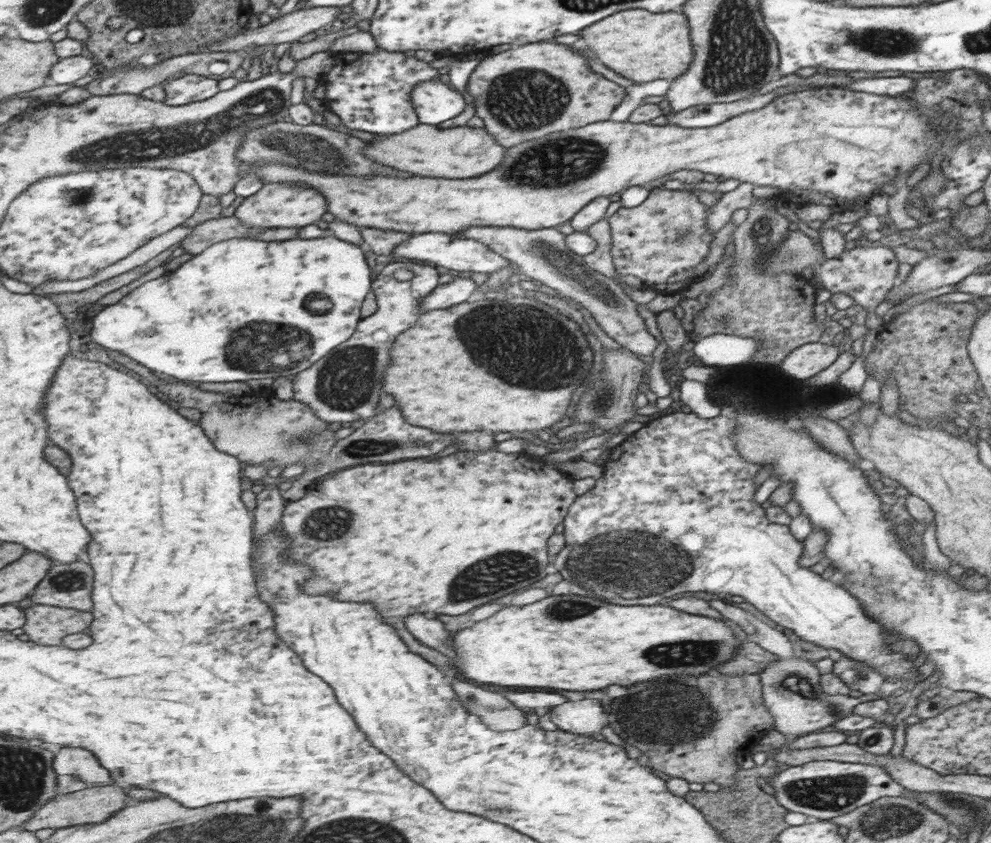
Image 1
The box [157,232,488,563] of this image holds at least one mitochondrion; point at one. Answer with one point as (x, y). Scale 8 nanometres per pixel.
(284, 346)

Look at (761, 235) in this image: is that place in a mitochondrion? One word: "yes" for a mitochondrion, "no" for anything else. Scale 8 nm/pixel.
yes

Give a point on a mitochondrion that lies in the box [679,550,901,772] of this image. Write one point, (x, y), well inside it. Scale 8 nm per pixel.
(794, 683)

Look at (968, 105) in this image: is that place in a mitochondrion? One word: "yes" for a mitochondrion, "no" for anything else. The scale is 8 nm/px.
no

